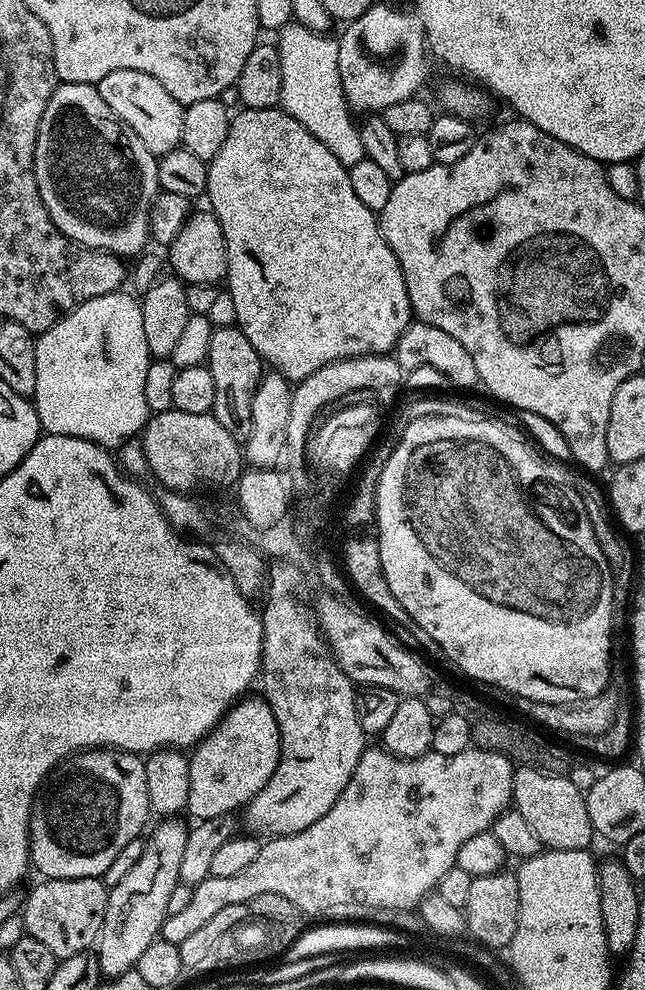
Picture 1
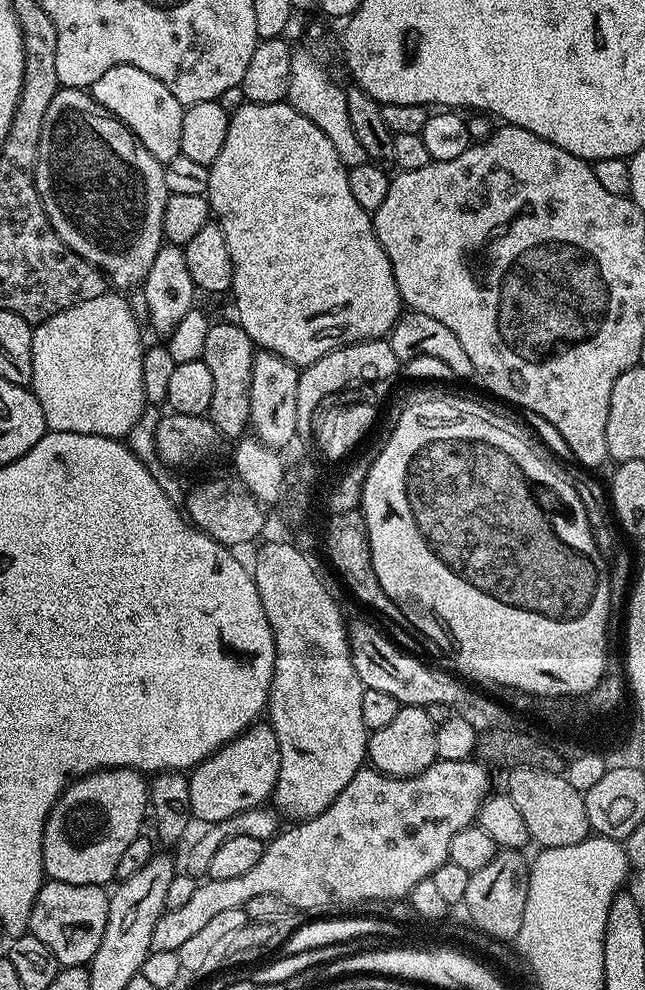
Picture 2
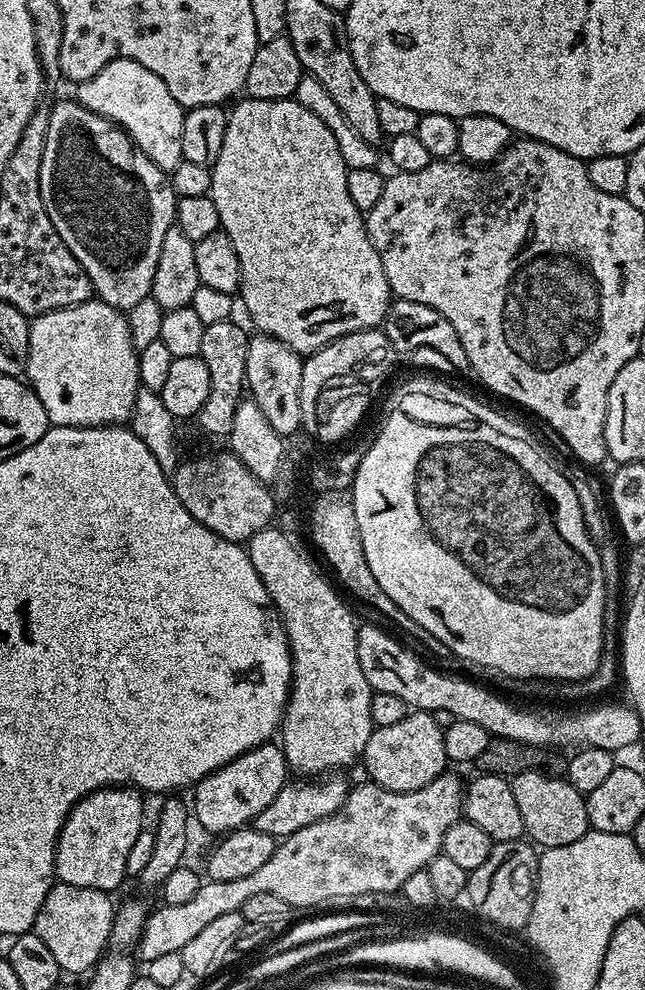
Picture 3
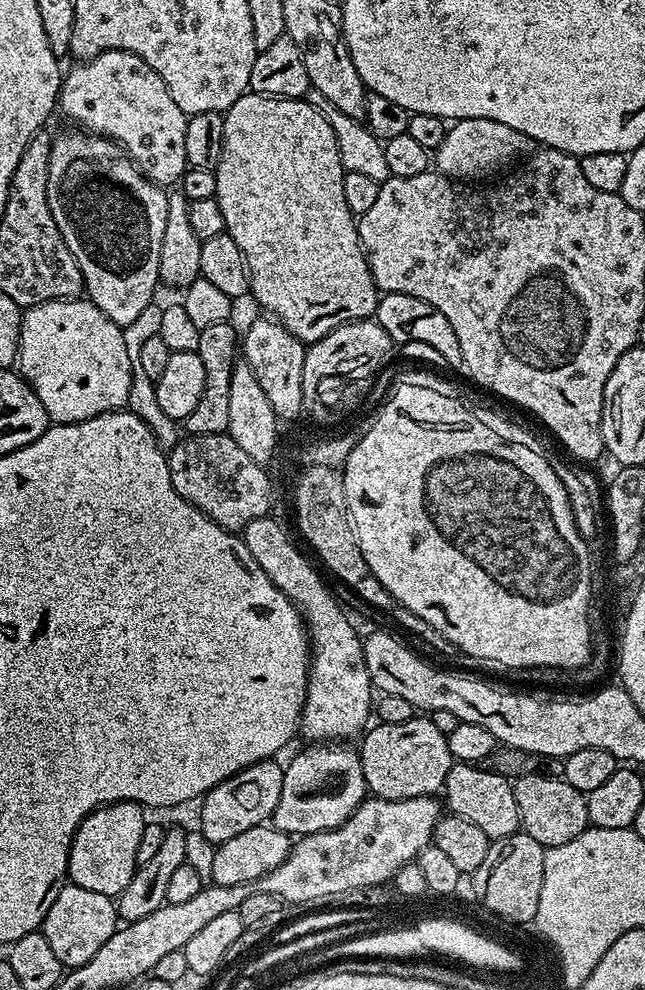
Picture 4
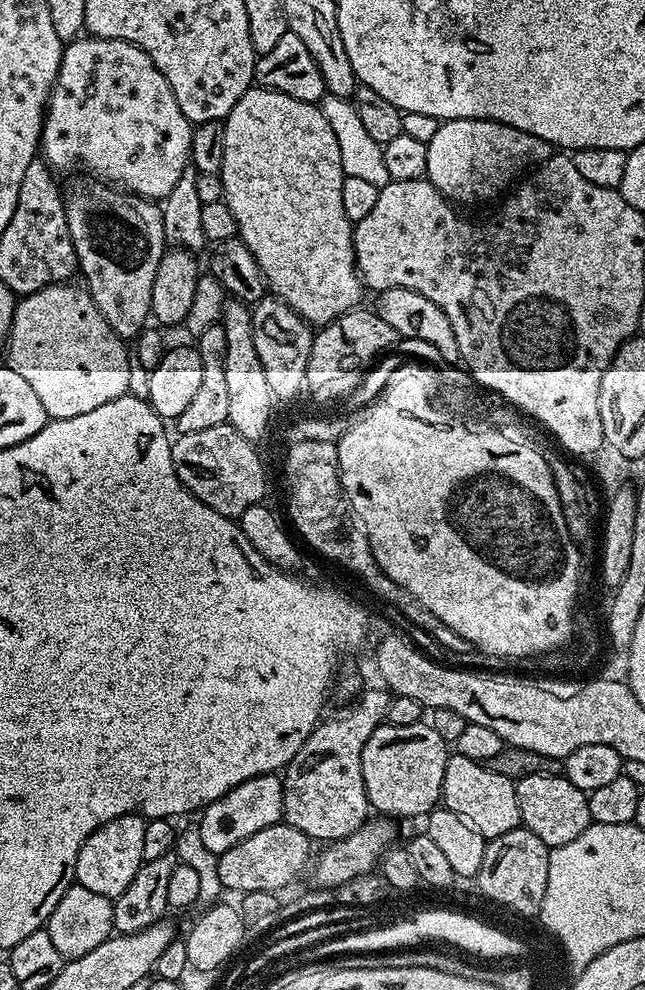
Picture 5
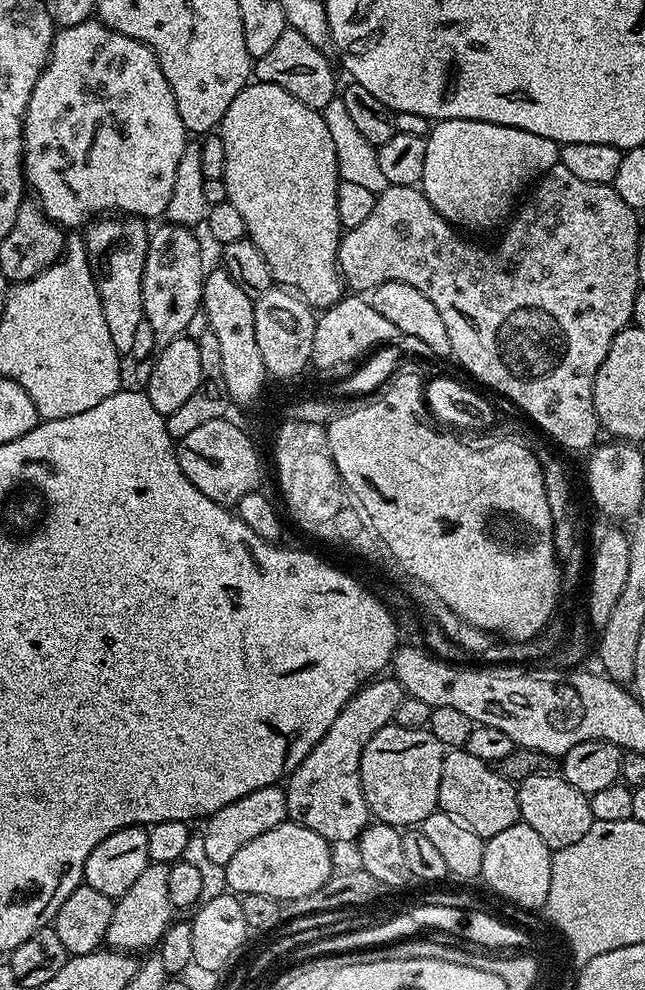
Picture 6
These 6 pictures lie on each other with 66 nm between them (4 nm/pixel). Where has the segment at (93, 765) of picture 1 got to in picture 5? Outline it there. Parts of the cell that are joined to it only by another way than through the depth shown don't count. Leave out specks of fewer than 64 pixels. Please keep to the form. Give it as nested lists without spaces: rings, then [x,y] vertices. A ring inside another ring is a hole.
[[[120,816],[94,830],[84,843],[84,848],[78,850],[75,883],[86,886],[86,890],[94,890],[94,894],[102,894],[109,898],[123,894],[126,886],[134,882],[134,874],[138,874],[141,864],[145,861],[142,854],[142,838],[146,834],[145,823],[143,816]]]

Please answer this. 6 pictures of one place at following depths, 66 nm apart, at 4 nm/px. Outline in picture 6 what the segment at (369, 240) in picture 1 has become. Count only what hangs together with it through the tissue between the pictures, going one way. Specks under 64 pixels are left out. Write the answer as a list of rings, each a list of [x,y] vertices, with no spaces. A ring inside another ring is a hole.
[[[250,82],[230,102],[230,110],[226,110],[224,121],[221,122],[218,135],[224,140],[226,146],[226,166],[224,167],[224,181],[226,182],[226,194],[228,201],[242,214],[242,222],[246,222],[248,231],[247,239],[262,250],[262,258],[266,258],[266,266],[270,266],[270,274],[277,285],[289,290],[295,290],[314,310],[329,308],[331,304],[337,304],[341,296],[345,295],[346,285],[340,275],[340,264],[336,261],[336,255],[340,249],[342,229],[338,218],[338,186],[340,185],[340,171],[338,170],[338,158],[334,154],[334,141],[330,138],[330,130],[326,127],[323,115],[317,109],[306,106],[294,98],[282,86]]]

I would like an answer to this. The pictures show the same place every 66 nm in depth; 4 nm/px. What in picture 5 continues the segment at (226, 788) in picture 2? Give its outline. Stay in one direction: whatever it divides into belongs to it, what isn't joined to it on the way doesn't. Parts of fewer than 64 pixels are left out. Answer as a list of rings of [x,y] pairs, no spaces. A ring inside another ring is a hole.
[[[279,775],[255,776],[238,786],[234,786],[222,798],[208,804],[199,813],[200,819],[200,844],[208,852],[213,852],[213,857],[220,857],[230,846],[238,846],[250,834],[258,834],[258,830],[266,830],[266,826],[274,826],[281,823],[284,814],[284,781]]]

